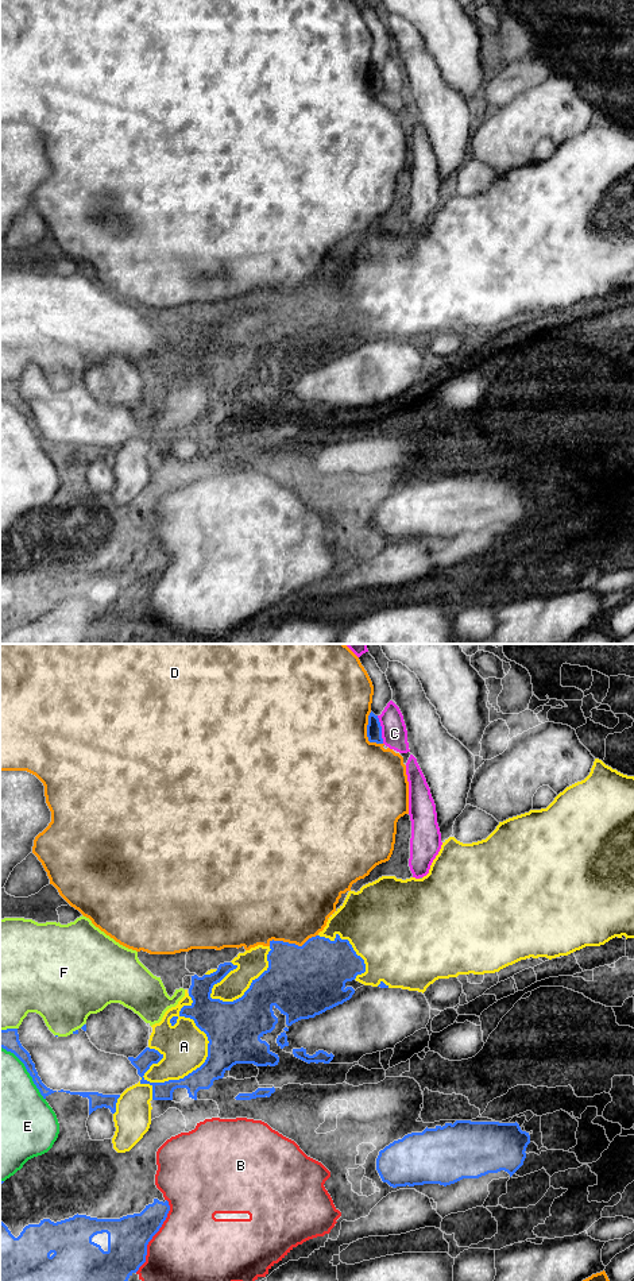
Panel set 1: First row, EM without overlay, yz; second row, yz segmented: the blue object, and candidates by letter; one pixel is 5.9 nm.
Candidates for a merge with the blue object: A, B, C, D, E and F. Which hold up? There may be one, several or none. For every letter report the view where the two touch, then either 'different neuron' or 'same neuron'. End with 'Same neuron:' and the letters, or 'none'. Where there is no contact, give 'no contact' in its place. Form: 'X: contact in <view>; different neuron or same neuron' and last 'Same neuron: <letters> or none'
A: contact in yz; different neuron
B: contact in yz; different neuron
C: contact in yz; different neuron
D: contact in yz; different neuron
E: contact in yz; different neuron
F: contact in yz; different neuron
Same neuron: none

